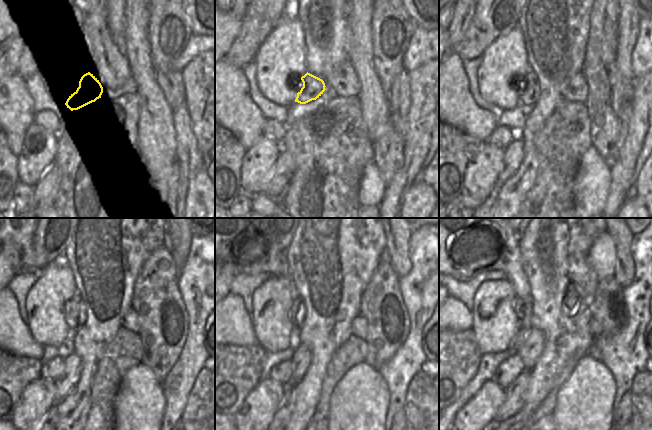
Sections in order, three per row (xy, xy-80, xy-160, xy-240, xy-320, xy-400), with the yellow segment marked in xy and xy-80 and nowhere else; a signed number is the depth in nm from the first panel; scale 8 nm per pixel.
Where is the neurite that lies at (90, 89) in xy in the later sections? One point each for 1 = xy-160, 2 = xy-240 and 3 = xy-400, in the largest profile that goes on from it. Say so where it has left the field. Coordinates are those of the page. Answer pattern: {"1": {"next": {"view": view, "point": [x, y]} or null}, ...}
{"1": {"next": {"view": "xy-160", "point": [531, 84]}}, "2": {"next": {"view": "xy-240", "point": [77, 304]}}, "3": {"next": {"view": "xy-400", "point": [519, 305]}}}

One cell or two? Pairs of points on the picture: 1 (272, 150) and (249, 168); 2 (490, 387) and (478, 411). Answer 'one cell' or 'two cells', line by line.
1: one cell
2: one cell

